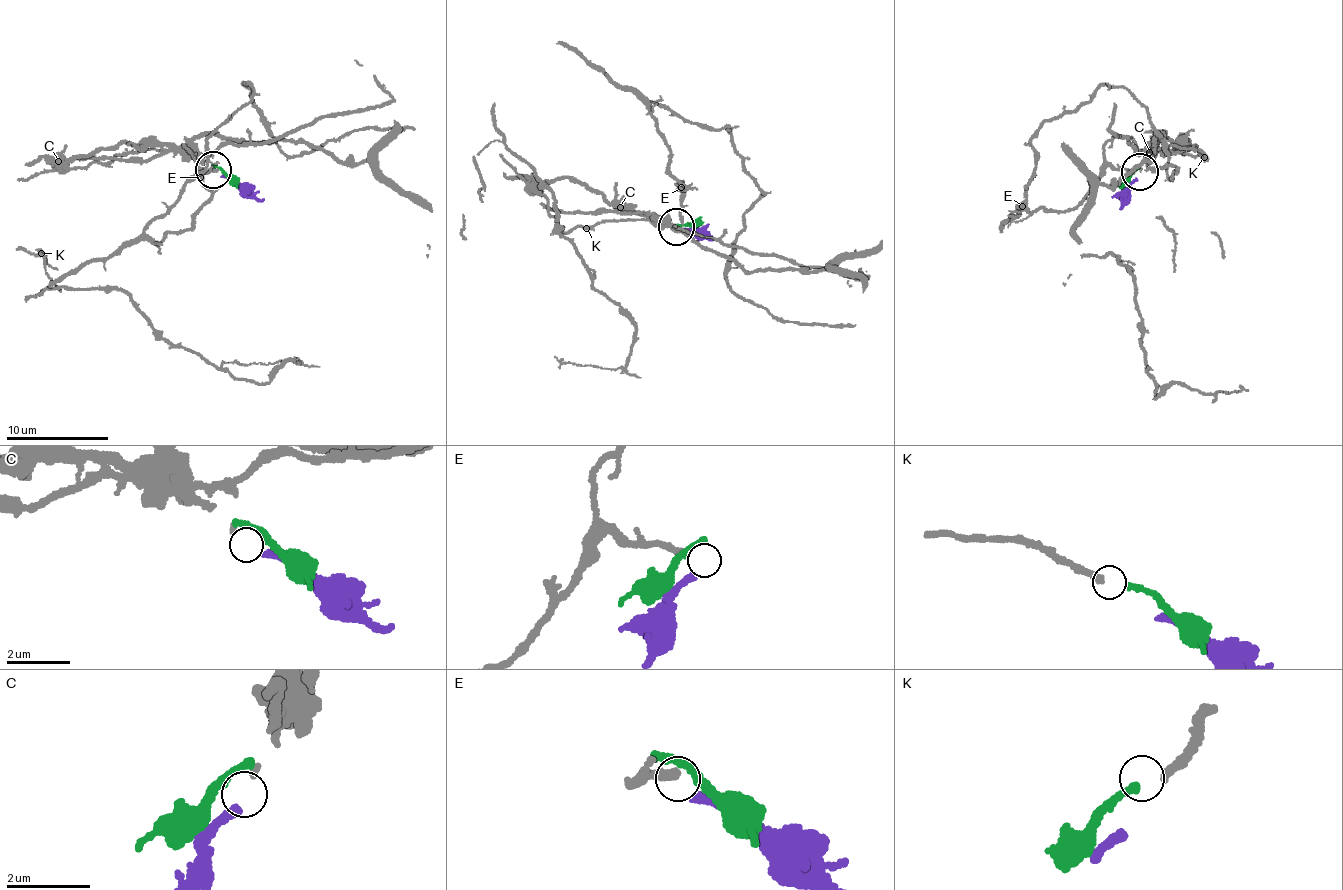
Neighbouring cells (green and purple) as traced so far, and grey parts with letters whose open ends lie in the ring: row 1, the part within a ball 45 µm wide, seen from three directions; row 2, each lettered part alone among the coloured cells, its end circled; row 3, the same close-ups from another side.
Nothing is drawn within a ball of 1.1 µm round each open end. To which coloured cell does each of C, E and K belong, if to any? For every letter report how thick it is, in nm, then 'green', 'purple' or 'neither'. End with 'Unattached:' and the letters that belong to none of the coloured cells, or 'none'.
C: 90 nm | purple
E: 200 nm | neither
K: 170 nm | green
Unattached: E

